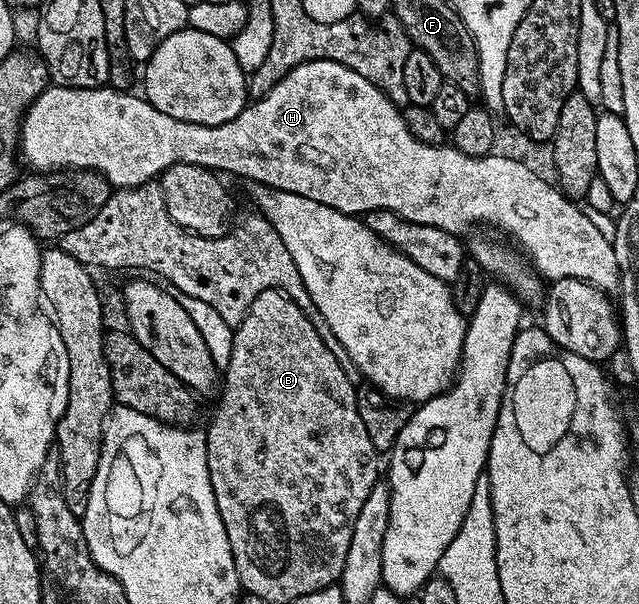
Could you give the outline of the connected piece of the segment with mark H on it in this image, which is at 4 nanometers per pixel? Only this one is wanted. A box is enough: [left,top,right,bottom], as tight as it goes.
[19,58,619,292]

